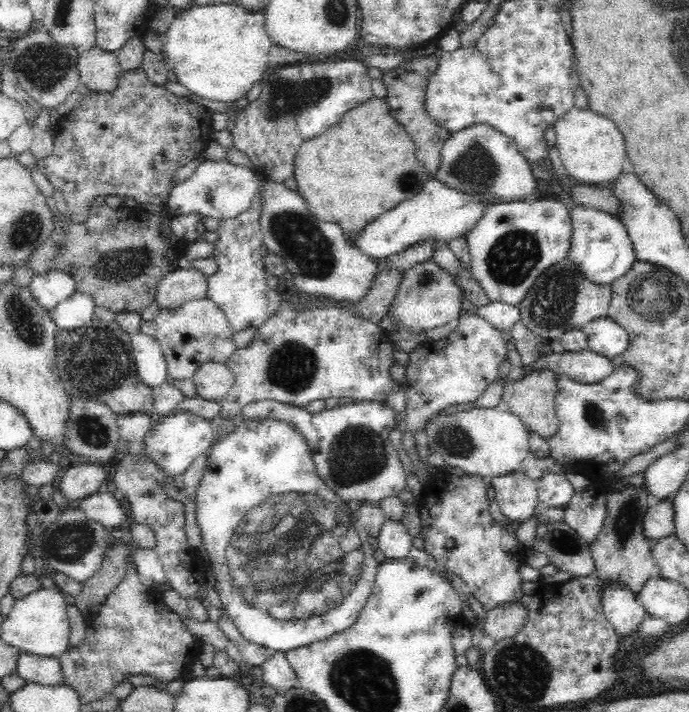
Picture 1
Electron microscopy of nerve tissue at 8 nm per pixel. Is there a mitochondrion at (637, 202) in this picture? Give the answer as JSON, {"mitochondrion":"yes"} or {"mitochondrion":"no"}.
{"mitochondrion":"no"}

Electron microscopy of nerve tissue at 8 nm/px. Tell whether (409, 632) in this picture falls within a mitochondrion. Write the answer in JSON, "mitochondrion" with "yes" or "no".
{"mitochondrion":"no"}

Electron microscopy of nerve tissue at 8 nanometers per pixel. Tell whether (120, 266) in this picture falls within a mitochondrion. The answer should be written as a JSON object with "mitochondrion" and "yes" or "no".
{"mitochondrion":"yes"}

